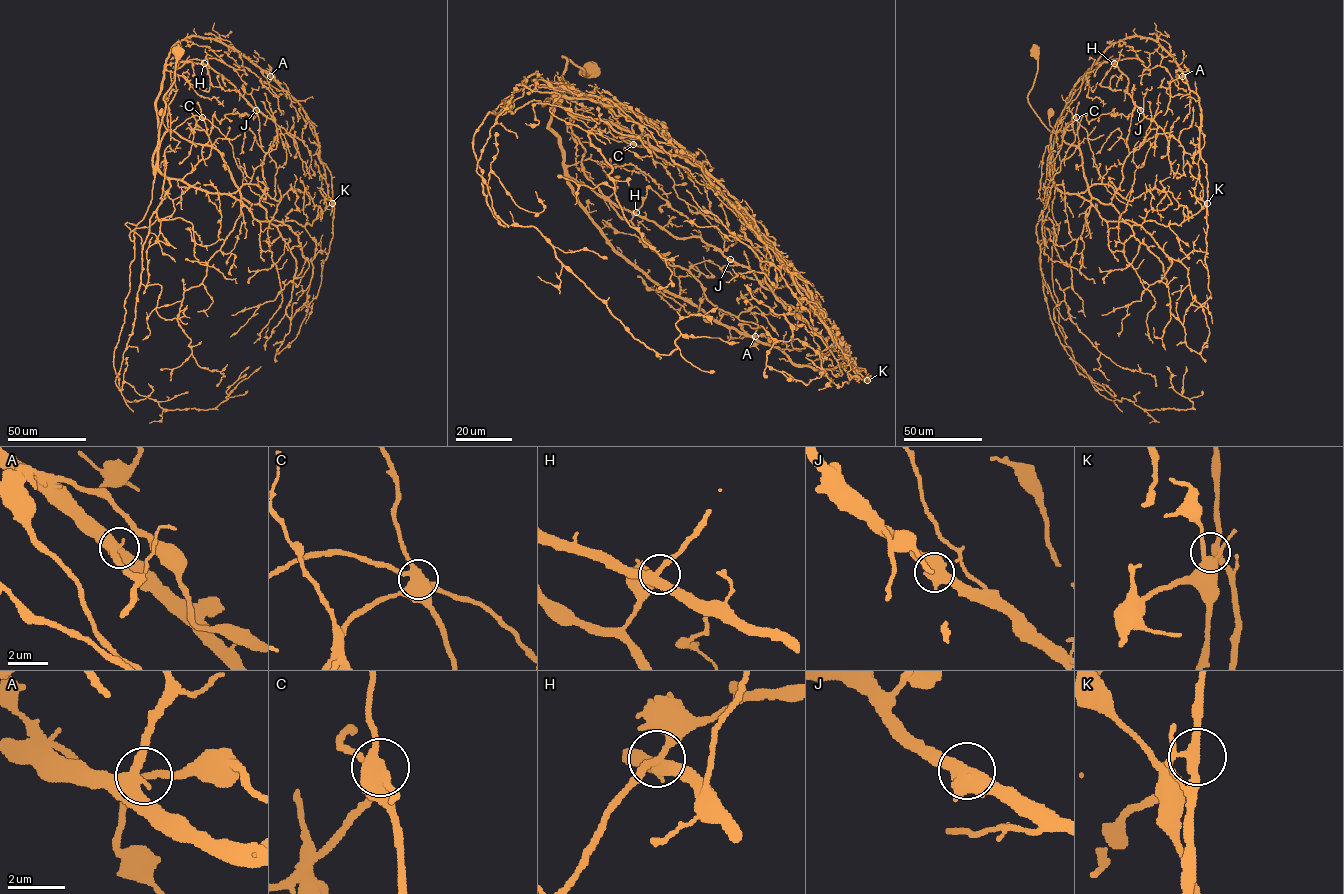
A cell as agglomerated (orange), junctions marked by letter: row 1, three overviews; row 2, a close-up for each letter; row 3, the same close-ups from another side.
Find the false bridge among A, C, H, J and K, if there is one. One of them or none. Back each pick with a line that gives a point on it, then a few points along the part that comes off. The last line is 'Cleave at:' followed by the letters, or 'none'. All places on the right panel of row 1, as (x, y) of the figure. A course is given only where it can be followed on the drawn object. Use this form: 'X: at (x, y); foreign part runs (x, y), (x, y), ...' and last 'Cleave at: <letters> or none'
C: at (1076, 117); foreign part runs (1076, 117), (1086, 131), (1103, 184), (1120, 201), (1131, 206)
Cleave at: C

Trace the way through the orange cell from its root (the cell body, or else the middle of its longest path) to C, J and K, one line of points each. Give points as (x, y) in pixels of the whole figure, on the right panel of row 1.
C: (1034, 51), (1037, 72), (1028, 101), (1050, 132), (1050, 156), (1056, 135), (1074, 115), (1076, 117)
J: (1034, 51), (1037, 72), (1028, 101), (1050, 131), (1074, 85), (1103, 61), (1127, 77), (1140, 110)
K: (1034, 51), (1028, 101), (1050, 132), (1049, 175), (1061, 192), (1131, 225), (1179, 225), (1207, 203)

